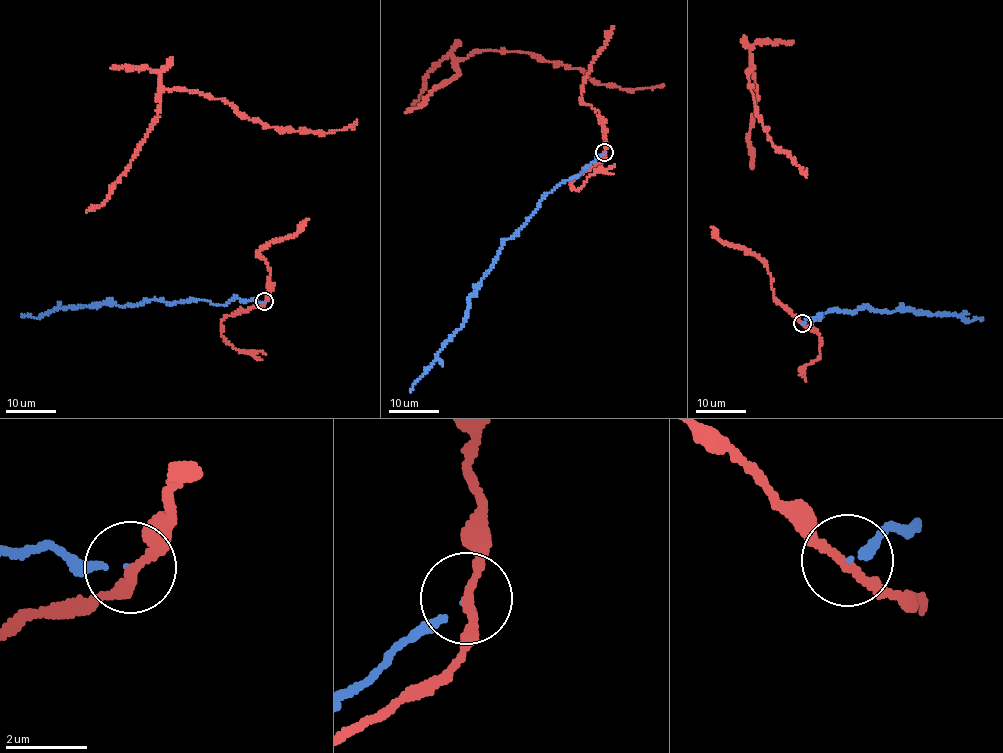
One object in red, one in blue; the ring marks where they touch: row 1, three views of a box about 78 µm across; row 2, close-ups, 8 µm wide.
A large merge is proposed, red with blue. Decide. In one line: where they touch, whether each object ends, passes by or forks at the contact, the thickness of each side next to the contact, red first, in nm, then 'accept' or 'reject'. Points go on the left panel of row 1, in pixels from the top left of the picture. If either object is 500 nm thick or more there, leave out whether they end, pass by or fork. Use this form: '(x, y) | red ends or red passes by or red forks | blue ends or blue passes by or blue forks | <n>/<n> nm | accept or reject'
(264, 301) | red passes by | blue ends | 200/100 nm | reject

